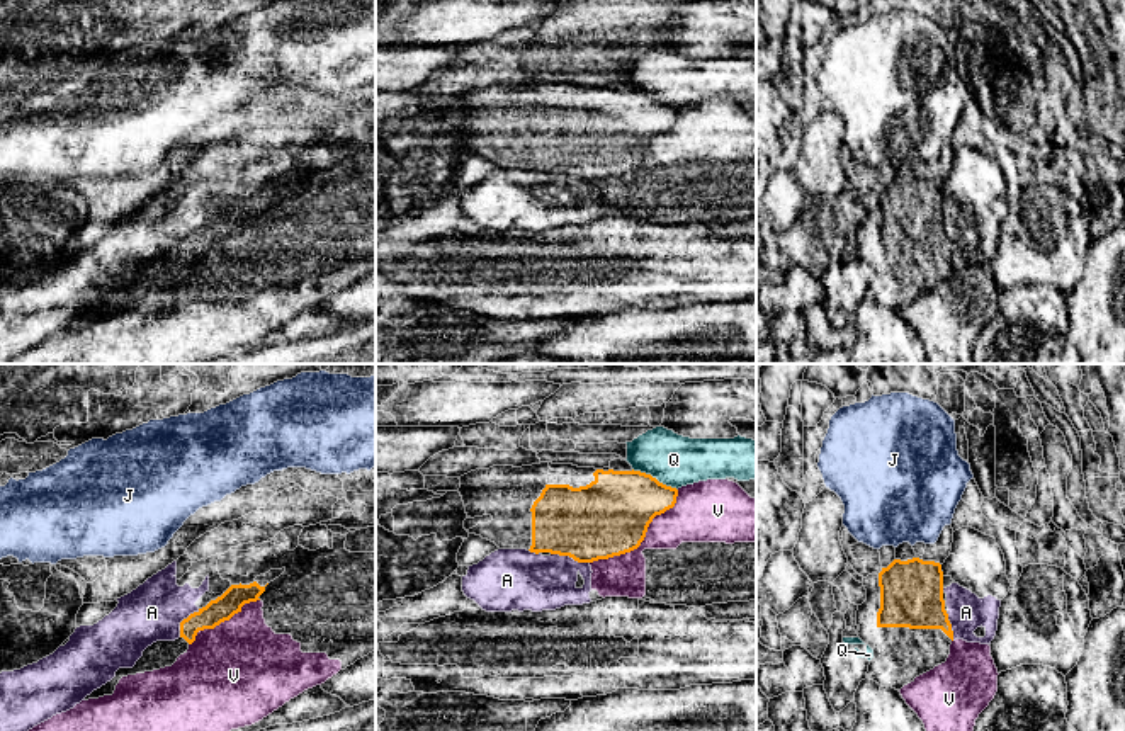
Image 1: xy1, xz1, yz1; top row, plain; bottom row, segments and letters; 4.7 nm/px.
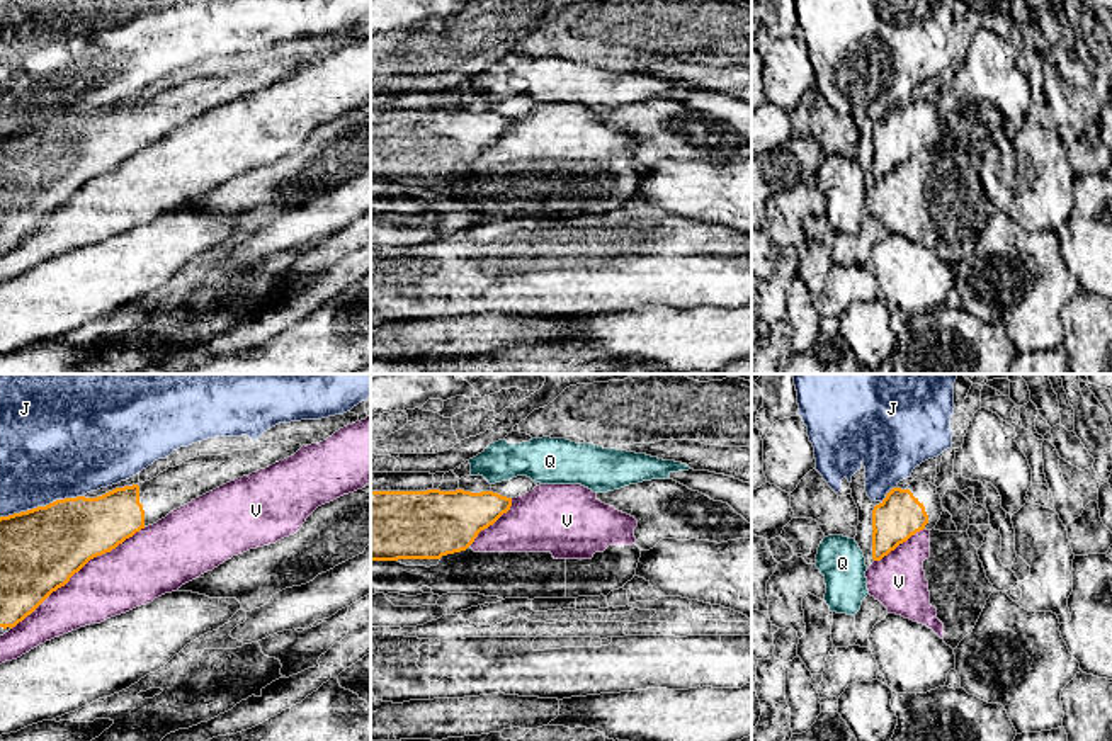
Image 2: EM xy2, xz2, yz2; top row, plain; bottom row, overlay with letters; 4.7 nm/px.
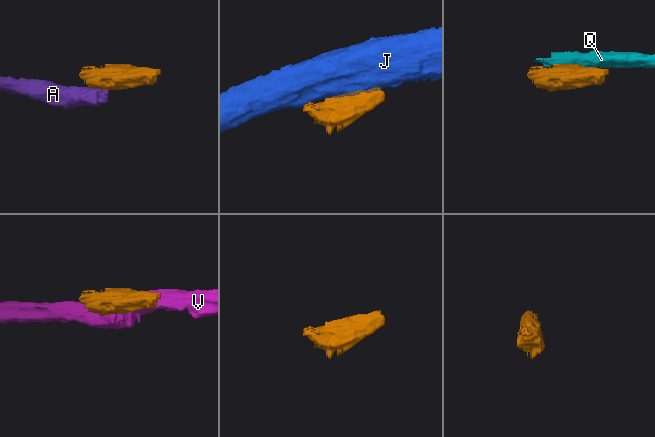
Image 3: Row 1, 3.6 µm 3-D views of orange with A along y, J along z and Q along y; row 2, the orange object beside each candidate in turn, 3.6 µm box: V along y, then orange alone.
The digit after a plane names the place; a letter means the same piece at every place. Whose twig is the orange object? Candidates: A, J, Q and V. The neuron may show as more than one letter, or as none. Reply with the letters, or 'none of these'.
none of these

